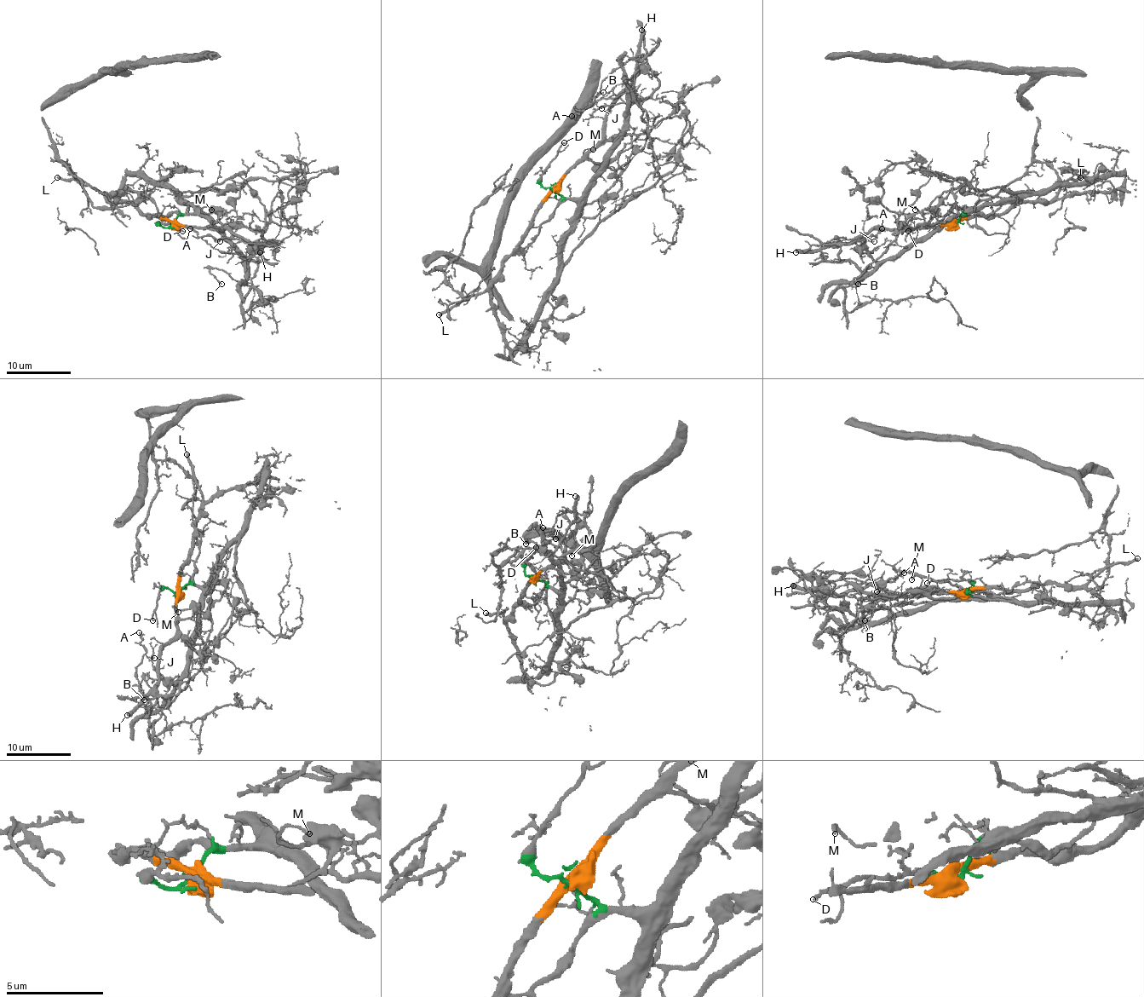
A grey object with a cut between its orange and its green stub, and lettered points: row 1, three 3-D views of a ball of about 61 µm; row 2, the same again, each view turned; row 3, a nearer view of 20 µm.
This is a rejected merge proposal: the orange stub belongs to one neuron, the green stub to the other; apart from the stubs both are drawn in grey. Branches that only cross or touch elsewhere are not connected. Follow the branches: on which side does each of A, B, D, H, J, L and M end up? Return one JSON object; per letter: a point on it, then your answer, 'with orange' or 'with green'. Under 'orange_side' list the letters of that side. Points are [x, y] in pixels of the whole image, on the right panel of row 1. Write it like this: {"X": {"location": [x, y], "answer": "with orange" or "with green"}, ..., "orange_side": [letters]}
{"A": {"location": [882, 228], "answer": "with orange"}, "B": {"location": [858, 284], "answer": "with green"}, "D": {"location": [908, 231], "answer": "with green"}, "H": {"location": [796, 252], "answer": "with orange"}, "J": {"location": [874, 241], "answer": "with orange"}, "L": {"location": [1080, 177], "answer": "with orange"}, "M": {"location": [915, 210], "answer": "with orange"}, "orange_side": ["A", "H", "J", "L", "M"]}

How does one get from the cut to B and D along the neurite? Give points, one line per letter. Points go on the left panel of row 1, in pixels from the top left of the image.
B: (172, 225), (183, 214), (199, 214), (239, 252), (244, 281), (212, 268), (210, 273), (221, 283)
D: (172, 225), (162, 227), (158, 223), (172, 223), (183, 232)

